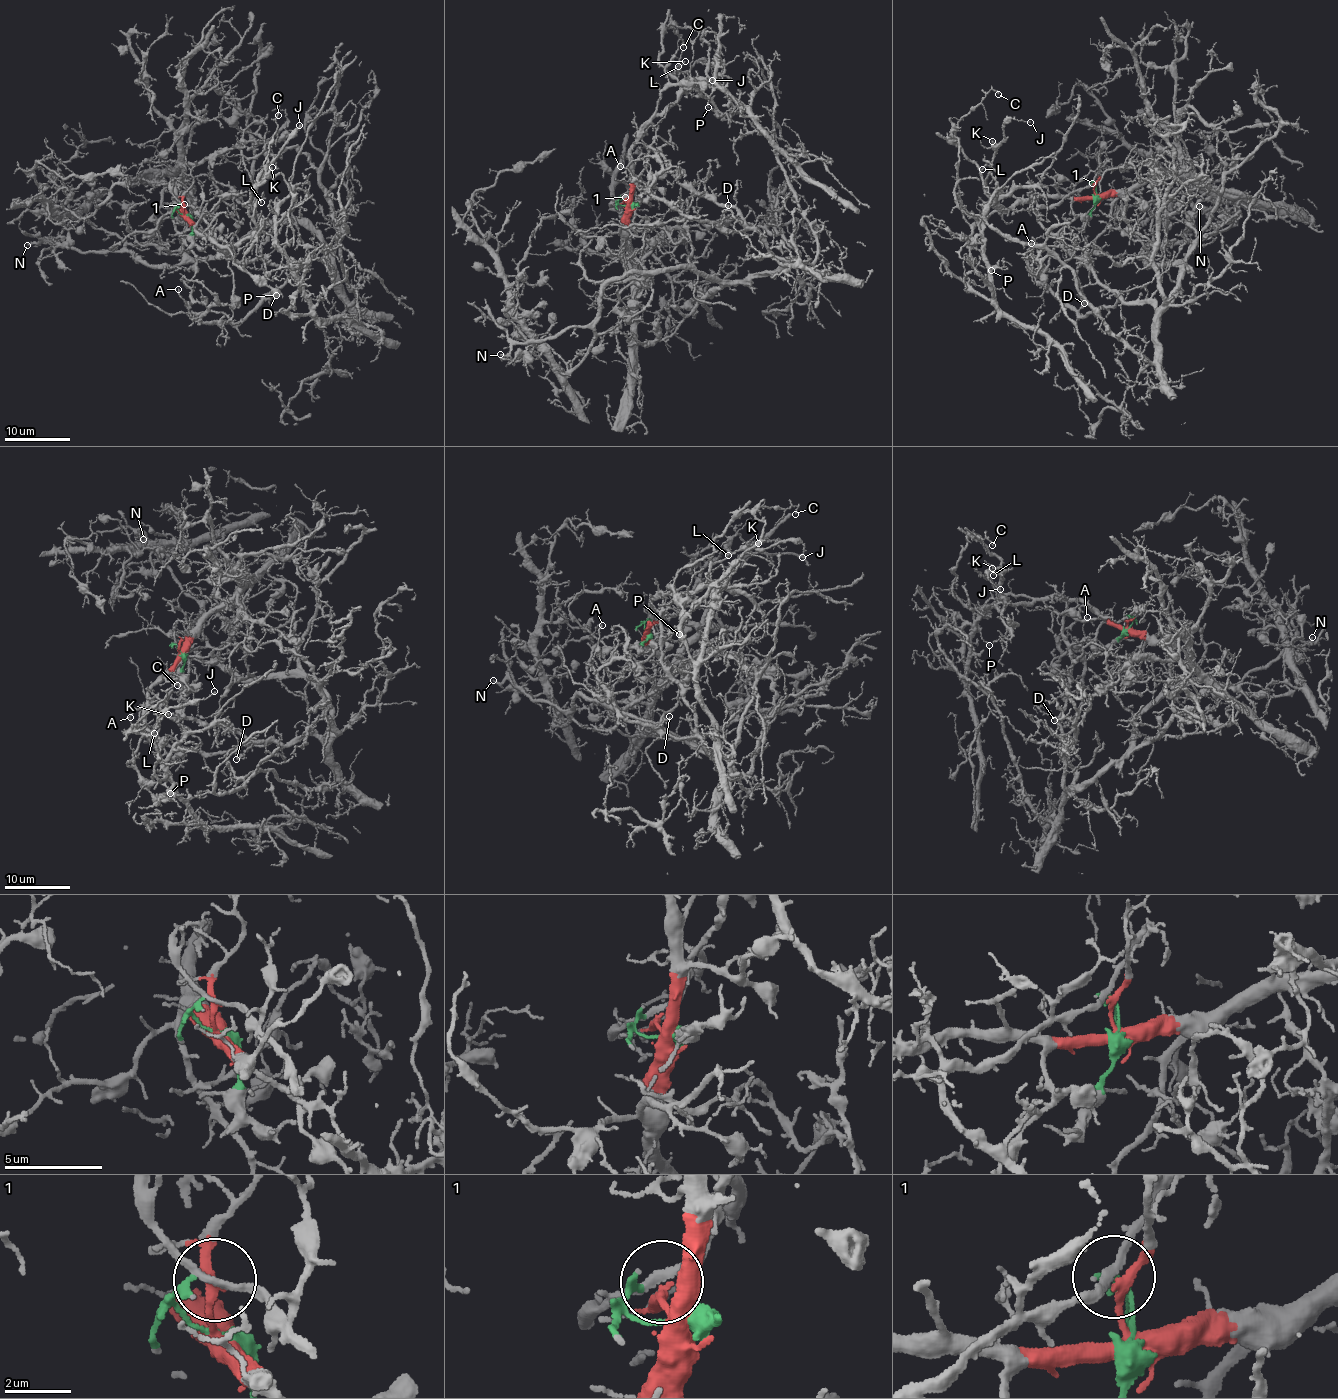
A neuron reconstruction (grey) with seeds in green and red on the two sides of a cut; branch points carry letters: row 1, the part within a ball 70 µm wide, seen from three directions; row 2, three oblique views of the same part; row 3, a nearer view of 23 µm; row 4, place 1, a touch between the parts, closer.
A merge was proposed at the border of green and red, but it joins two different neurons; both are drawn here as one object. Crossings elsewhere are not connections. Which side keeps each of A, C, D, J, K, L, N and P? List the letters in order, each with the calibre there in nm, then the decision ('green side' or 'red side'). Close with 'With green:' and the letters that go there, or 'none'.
A: 140 nm | red side
C: 150 nm | red side
D: 130 nm | green side
J: 100 nm | red side
K: 130 nm | red side
L: 100 nm | red side
N: 180 nm | green side
P: 150 nm | red side
With green: D, N

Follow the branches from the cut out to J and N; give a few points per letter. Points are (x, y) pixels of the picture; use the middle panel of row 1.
J: (629, 204), (631, 146), (680, 90), (673, 70), (700, 60), (710, 66), (712, 81)
N: (629, 204), (656, 150), (781, 267), (717, 282), (624, 273), (590, 323), (500, 355)

